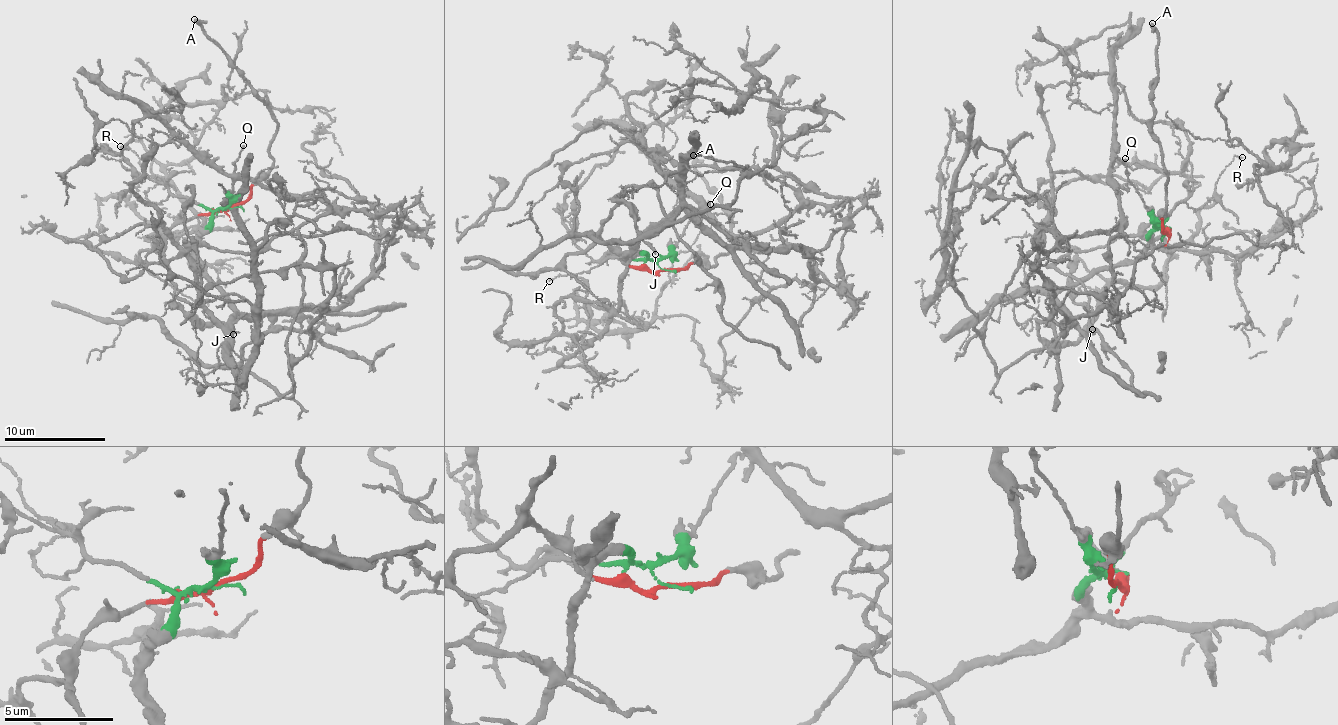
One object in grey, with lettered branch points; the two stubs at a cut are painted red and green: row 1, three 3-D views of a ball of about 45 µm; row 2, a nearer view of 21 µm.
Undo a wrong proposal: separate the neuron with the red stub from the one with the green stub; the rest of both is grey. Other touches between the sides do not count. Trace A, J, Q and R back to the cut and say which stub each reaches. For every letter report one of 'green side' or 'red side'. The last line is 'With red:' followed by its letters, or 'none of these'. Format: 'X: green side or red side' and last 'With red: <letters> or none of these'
A: red side
J: red side
Q: green side
R: green side
With red: A, J

